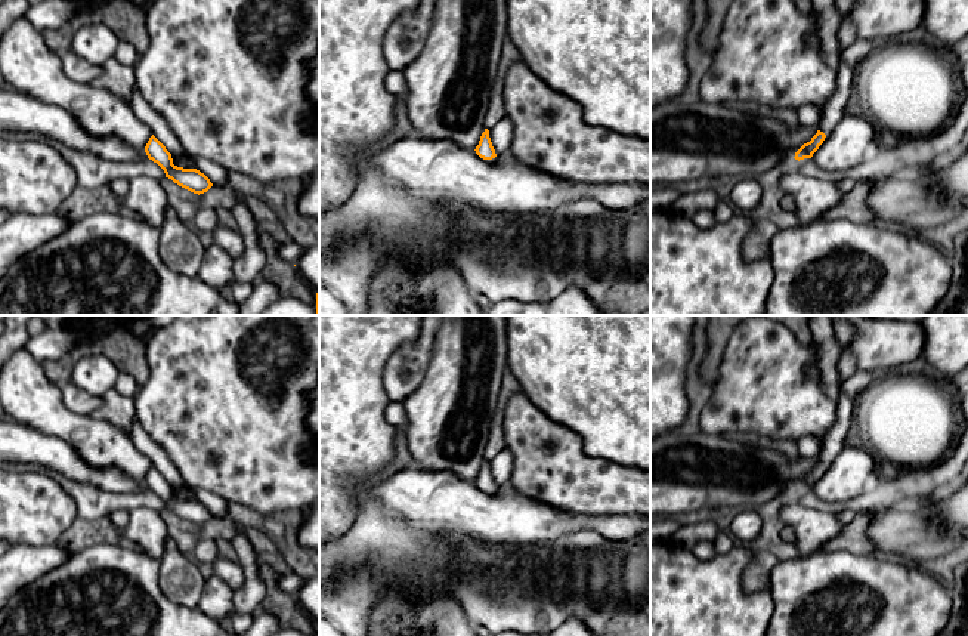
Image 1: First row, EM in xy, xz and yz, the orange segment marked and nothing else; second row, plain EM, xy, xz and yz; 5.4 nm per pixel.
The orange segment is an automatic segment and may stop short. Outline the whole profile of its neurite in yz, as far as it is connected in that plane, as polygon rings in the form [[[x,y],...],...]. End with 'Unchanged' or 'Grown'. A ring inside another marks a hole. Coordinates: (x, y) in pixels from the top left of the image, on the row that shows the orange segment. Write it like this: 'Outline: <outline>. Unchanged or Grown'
Outline: [[[820,130],[811,138],[810,142],[804,143],[797,152],[795,152],[795,160],[804,160],[804,158],[811,158],[813,154],[819,149],[819,146],[823,143],[826,135]]]. Unchanged

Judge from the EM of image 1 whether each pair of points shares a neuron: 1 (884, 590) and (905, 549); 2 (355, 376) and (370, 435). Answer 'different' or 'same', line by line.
1: different
2: same

